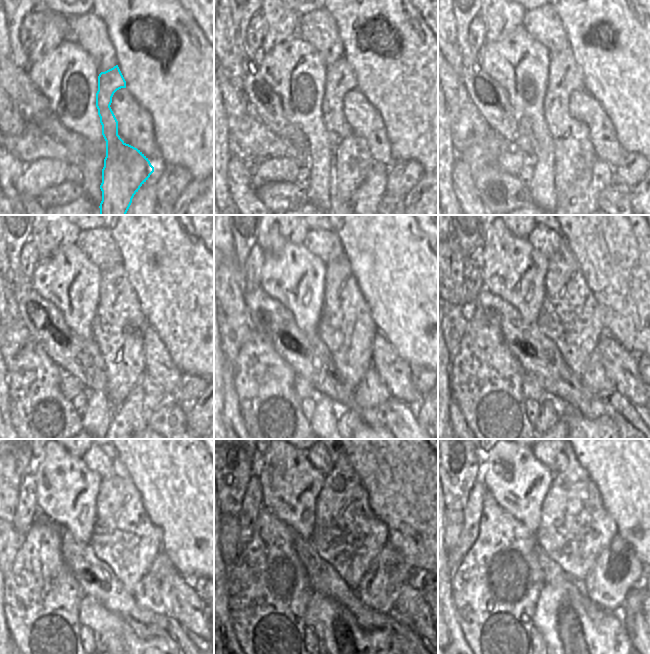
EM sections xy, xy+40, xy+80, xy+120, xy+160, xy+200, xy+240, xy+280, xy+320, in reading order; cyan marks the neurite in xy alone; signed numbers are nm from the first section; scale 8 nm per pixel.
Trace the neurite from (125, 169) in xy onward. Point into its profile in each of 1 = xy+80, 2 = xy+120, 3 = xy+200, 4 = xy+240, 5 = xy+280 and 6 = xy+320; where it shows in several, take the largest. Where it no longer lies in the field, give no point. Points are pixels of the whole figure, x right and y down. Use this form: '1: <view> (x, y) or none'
1: xy+80 (573, 151)
2: xy+120 (117, 327)
3: xy+200 (570, 316)
4: xy+240 (123, 537)
5: xy+280 (347, 534)
6: xy+320 (575, 528)

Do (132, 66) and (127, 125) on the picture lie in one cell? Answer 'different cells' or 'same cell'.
different cells

